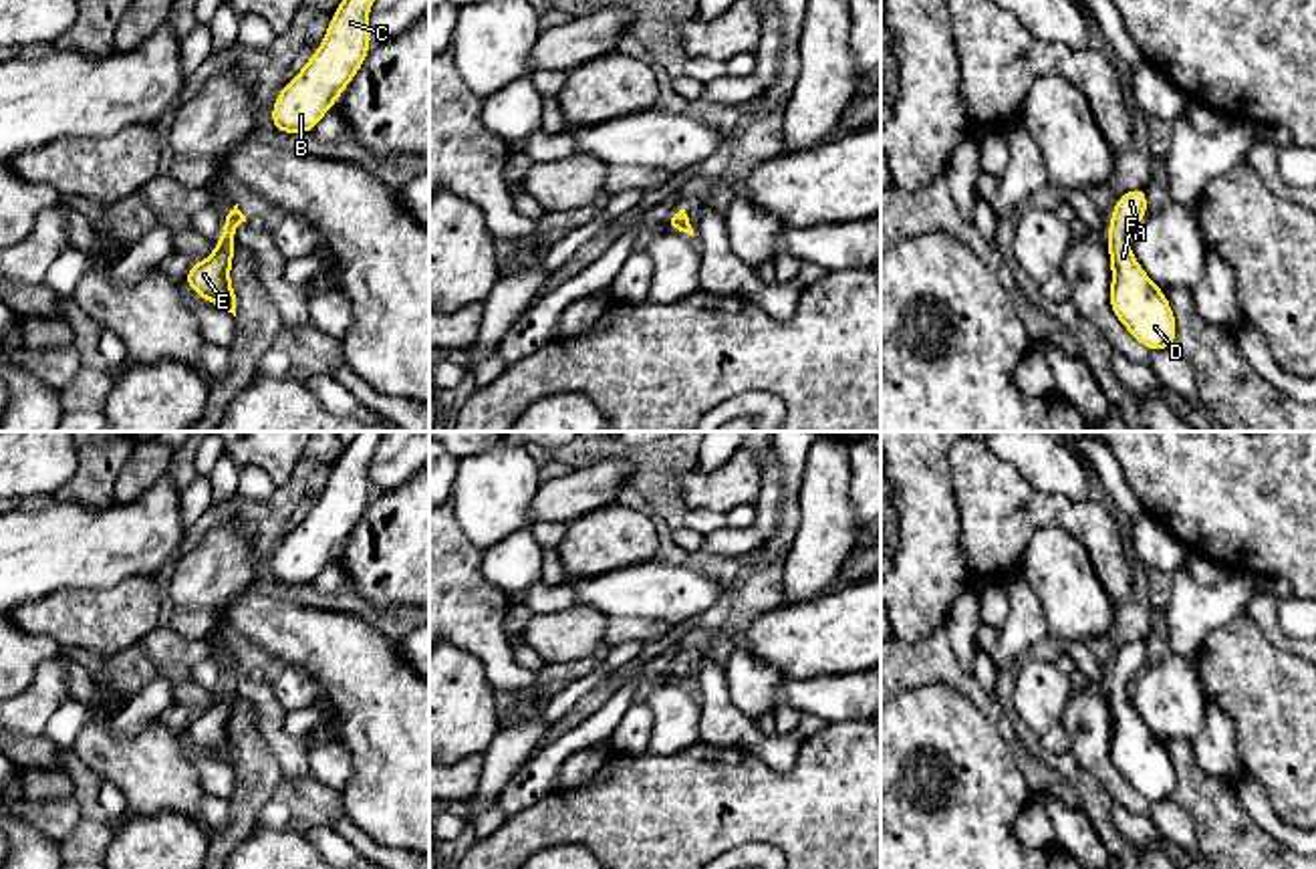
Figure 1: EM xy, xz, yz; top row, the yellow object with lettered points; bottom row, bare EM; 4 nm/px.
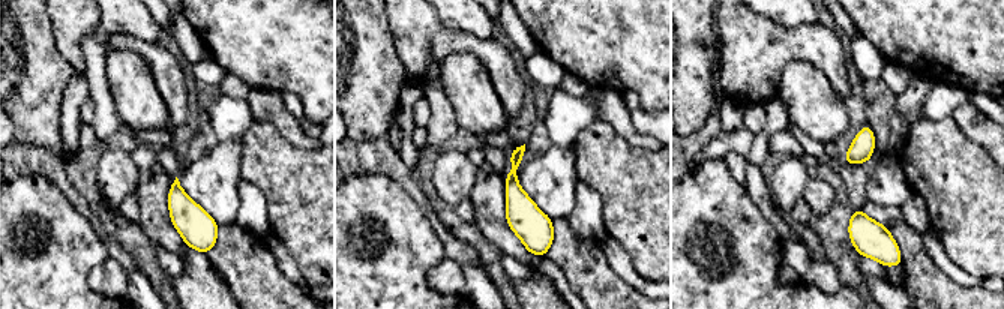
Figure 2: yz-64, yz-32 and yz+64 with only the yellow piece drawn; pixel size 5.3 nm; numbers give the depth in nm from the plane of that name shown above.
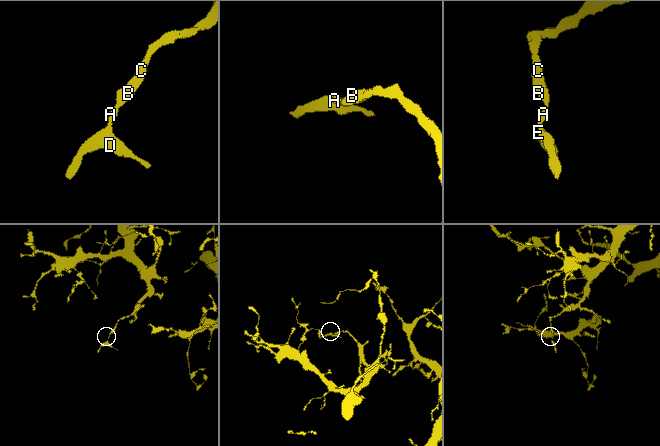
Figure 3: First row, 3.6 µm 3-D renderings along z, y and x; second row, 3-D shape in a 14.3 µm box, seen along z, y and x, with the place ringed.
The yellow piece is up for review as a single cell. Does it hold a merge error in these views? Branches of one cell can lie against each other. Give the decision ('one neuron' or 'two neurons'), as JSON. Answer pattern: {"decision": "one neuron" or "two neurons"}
{"decision": "one neuron"}

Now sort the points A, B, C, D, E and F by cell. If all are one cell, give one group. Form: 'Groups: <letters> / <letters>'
Groups: A B C D E F

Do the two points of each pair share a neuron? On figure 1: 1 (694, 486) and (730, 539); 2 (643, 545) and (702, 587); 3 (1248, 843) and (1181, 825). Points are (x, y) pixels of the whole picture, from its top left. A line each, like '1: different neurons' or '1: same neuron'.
1: different neurons
2: different neurons
3: different neurons

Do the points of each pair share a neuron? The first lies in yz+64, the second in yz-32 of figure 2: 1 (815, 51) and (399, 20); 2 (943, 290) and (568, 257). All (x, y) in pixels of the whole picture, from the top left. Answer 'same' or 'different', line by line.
1: same
2: same

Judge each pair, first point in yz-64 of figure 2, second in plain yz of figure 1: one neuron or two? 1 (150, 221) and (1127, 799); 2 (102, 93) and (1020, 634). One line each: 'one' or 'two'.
1: one
2: one

